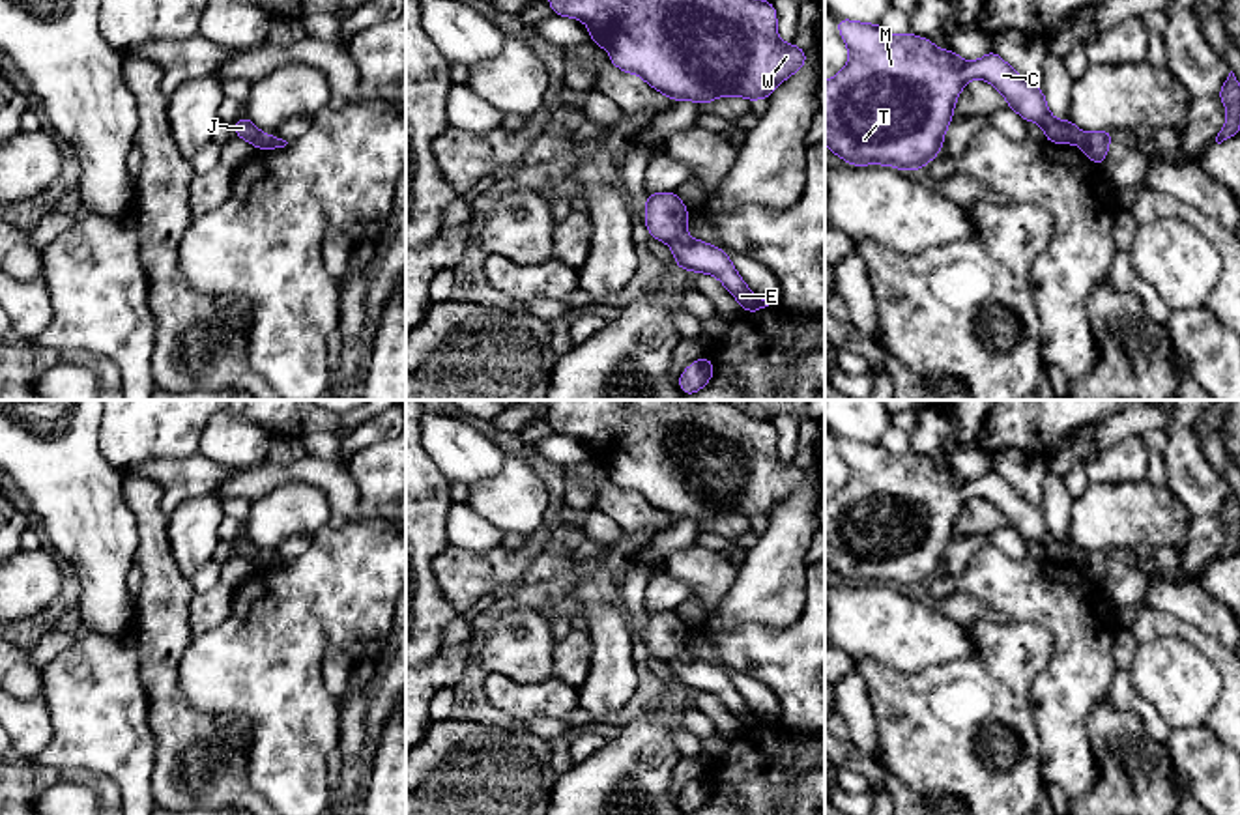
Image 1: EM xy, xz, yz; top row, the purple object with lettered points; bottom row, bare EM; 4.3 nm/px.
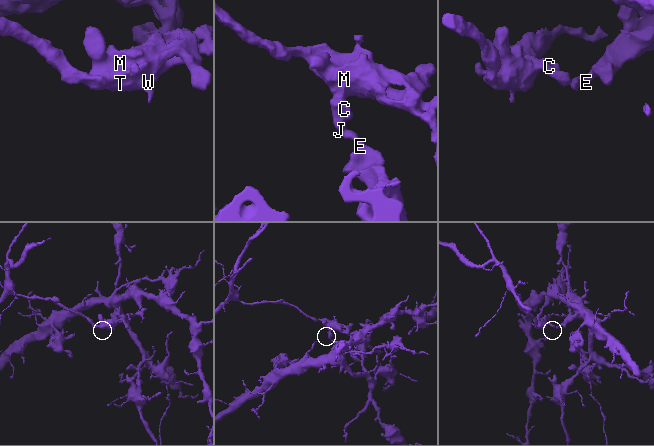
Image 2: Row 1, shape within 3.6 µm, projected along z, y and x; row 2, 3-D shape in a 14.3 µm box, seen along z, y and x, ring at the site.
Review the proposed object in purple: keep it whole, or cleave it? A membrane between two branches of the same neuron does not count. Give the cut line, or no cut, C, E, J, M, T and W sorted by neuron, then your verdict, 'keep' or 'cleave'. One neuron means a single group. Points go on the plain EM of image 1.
xz (685, 653), (670, 662) | C J M T W / E | cleave

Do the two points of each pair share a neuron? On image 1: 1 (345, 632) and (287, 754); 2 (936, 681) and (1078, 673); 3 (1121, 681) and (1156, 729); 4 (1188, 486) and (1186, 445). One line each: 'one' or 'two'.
1: one
2: two
3: one
4: one

